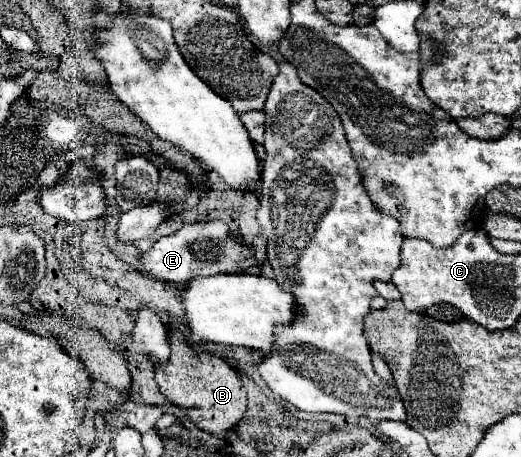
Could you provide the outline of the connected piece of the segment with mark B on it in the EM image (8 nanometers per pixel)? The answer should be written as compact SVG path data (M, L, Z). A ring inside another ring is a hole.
M179 331L169 335L171 357L167 363L155 369L159 391L165 399L185 411L185 415L205 433L225 437L225 433L241 423L247 411L247 393L239 379L239 373L217 355L199 355L191 349Z

